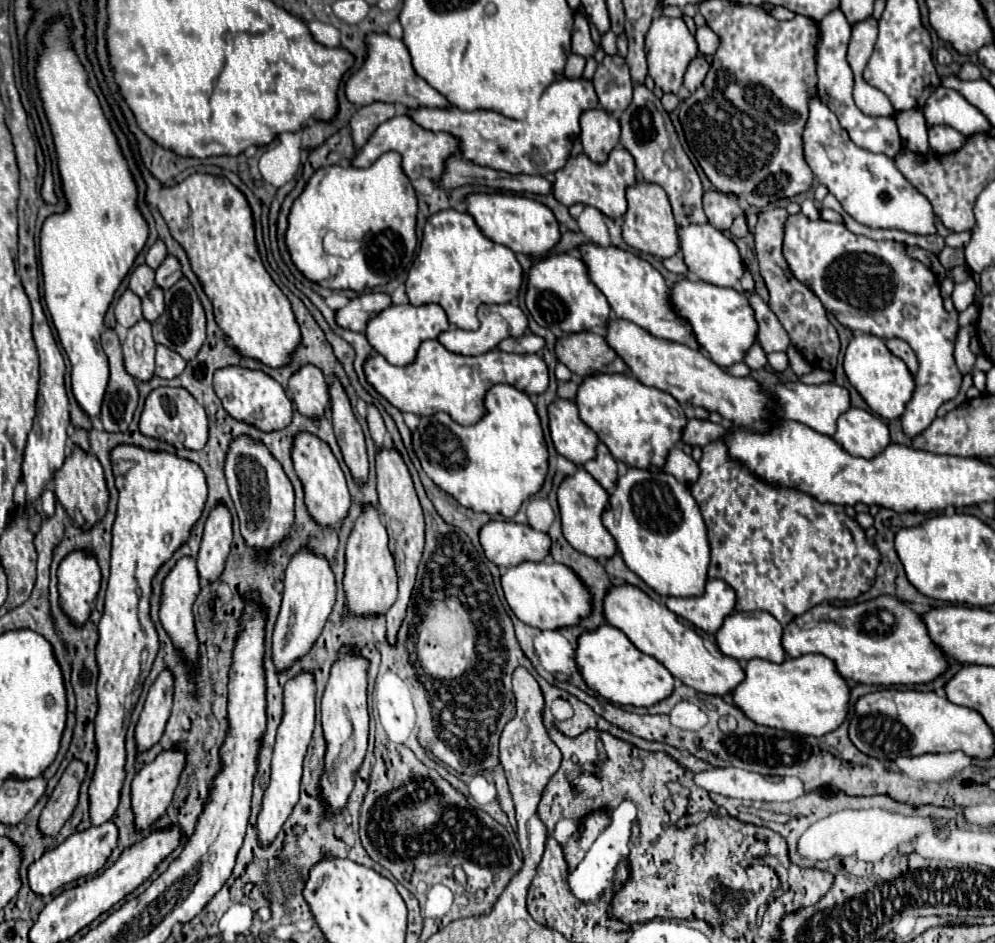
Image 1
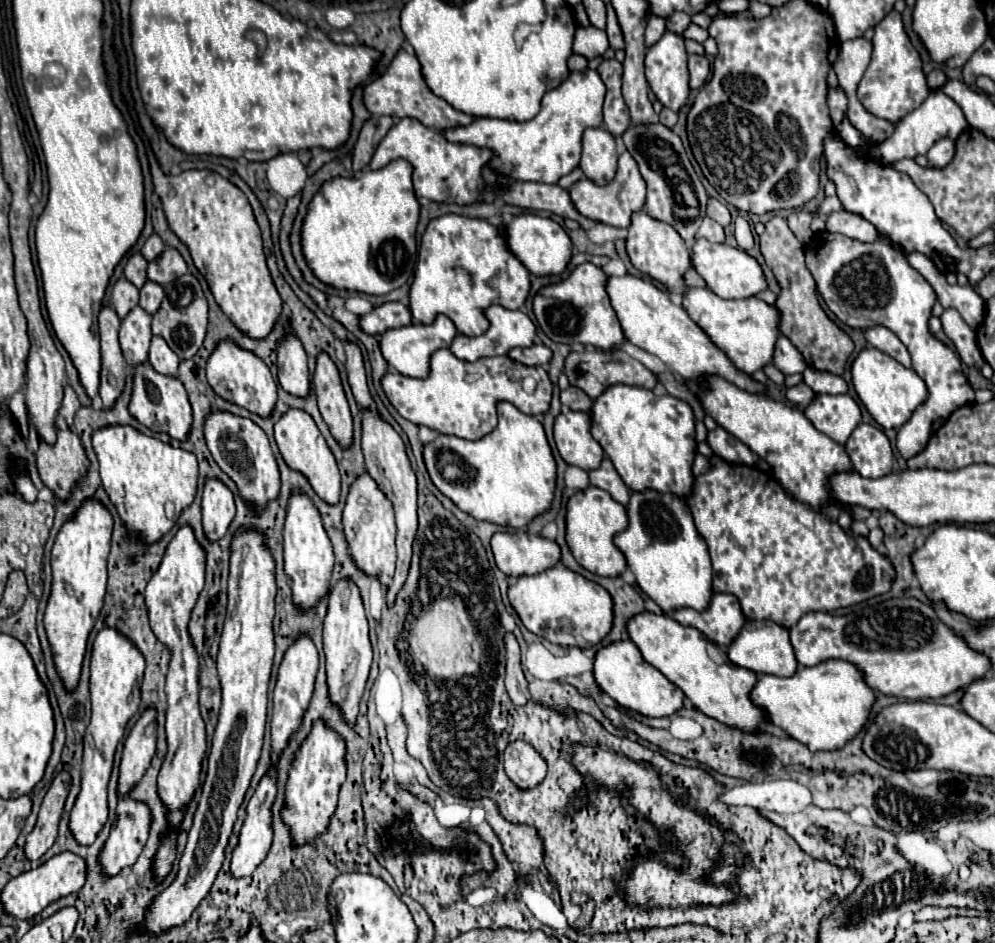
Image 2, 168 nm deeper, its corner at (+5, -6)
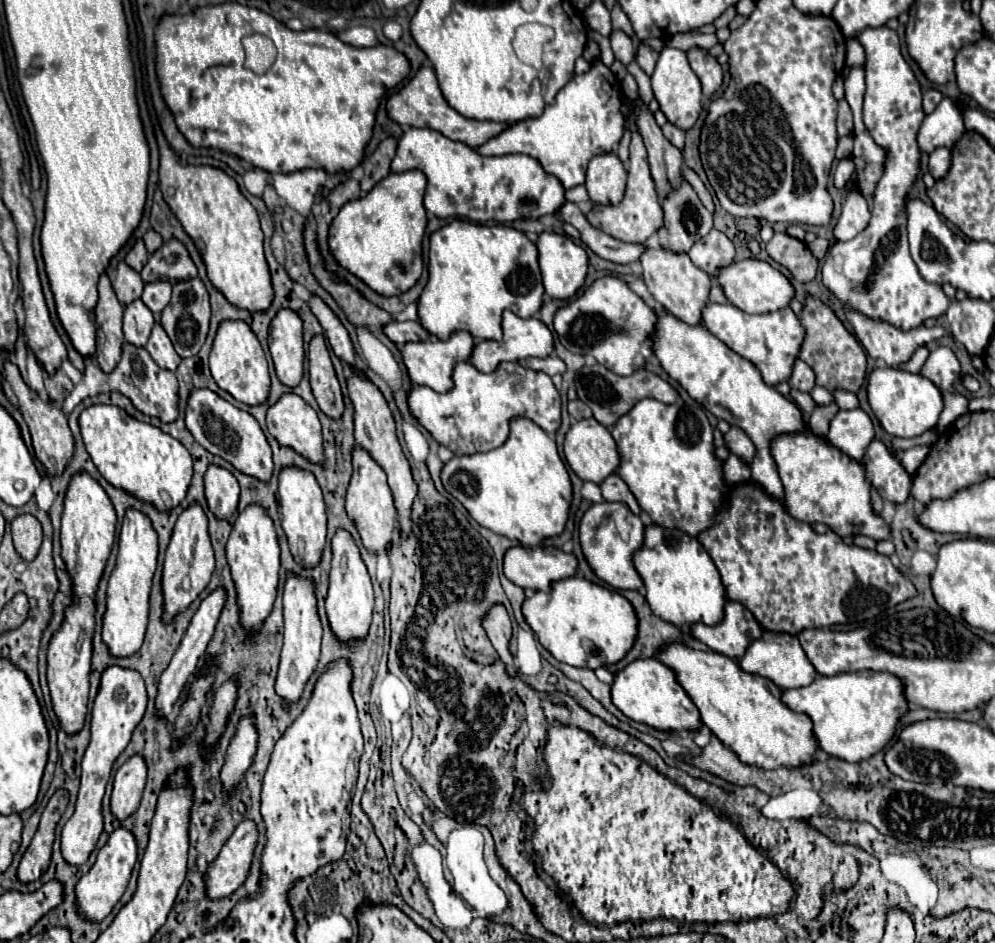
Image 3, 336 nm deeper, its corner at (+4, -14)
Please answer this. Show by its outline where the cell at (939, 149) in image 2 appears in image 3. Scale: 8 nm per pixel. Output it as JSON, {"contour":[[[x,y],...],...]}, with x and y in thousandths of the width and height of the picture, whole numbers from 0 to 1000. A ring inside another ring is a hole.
{"contour":[[[940,157],[934,165],[934,182],[940,191],[948,189],[956,176],[956,161],[952,157]]]}

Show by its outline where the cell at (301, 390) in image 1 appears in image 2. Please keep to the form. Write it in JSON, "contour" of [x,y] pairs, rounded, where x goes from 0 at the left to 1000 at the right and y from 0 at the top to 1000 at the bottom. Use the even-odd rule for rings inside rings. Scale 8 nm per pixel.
{"contour":[[[285,358],[279,367],[279,405],[281,409],[299,422],[312,418],[312,394],[308,386],[308,373],[299,358]]]}

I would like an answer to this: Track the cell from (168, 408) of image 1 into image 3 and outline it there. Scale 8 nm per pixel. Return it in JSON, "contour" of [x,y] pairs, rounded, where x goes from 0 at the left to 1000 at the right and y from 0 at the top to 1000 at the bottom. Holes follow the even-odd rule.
{"contour":[[[130,363],[124,365],[122,382],[116,388],[116,392],[110,394],[110,397],[106,397],[99,390],[95,380],[85,380],[83,403],[65,422],[63,435],[71,437],[71,433],[75,433],[79,428],[79,424],[83,424],[85,420],[99,418],[99,416],[122,416],[134,426],[134,431],[138,435],[142,435],[148,441],[158,441],[164,448],[172,448],[172,445],[178,443],[178,401],[176,401],[176,397],[172,392],[160,390],[146,369],[138,369],[138,367],[130,365]]]}

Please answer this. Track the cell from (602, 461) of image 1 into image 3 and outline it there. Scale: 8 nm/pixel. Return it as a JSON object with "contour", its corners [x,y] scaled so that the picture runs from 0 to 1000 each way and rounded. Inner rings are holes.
{"contour":[[[614,503],[606,513],[604,513],[604,522],[606,522],[606,528],[610,532],[628,532],[636,545],[644,545],[644,539],[636,526],[636,522],[632,520],[632,515],[620,505],[620,503]]]}

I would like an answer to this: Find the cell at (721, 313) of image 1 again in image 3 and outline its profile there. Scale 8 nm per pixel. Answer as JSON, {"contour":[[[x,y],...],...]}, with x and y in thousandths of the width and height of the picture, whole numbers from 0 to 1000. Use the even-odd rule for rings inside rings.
{"contour":[[[733,320],[711,322],[711,327],[707,329],[707,344],[717,356],[729,363],[735,371],[757,384],[773,409],[781,409],[793,403],[797,386],[809,361],[809,350],[805,346],[805,339],[795,327],[787,327],[771,333],[751,333]]]}

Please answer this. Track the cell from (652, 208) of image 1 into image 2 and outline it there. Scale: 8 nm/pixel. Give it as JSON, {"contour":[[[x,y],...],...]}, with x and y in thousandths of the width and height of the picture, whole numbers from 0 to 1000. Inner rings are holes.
{"contour":[[[641,223],[635,229],[635,238],[631,242],[631,252],[629,252],[629,267],[633,271],[633,278],[645,286],[647,291],[651,291],[653,295],[665,299],[667,303],[671,303],[671,308],[679,308],[679,310],[687,310],[687,288],[691,284],[695,284],[695,276],[693,276],[693,265],[687,259],[687,255],[683,252],[683,248],[669,235],[663,235],[659,231],[655,231],[649,223]]]}

